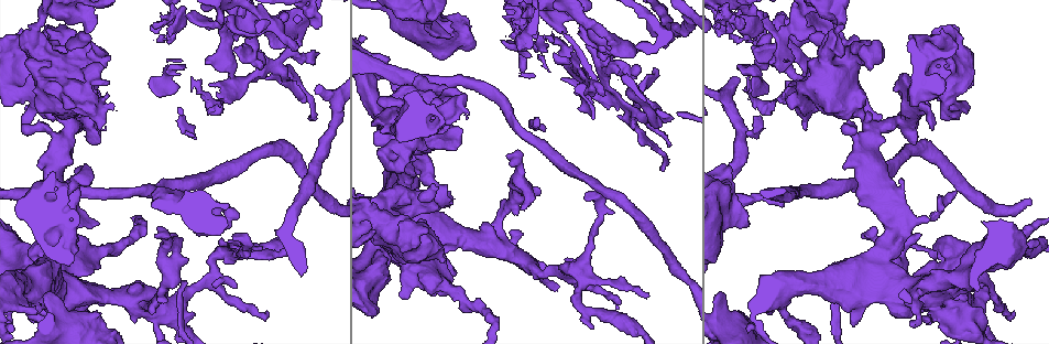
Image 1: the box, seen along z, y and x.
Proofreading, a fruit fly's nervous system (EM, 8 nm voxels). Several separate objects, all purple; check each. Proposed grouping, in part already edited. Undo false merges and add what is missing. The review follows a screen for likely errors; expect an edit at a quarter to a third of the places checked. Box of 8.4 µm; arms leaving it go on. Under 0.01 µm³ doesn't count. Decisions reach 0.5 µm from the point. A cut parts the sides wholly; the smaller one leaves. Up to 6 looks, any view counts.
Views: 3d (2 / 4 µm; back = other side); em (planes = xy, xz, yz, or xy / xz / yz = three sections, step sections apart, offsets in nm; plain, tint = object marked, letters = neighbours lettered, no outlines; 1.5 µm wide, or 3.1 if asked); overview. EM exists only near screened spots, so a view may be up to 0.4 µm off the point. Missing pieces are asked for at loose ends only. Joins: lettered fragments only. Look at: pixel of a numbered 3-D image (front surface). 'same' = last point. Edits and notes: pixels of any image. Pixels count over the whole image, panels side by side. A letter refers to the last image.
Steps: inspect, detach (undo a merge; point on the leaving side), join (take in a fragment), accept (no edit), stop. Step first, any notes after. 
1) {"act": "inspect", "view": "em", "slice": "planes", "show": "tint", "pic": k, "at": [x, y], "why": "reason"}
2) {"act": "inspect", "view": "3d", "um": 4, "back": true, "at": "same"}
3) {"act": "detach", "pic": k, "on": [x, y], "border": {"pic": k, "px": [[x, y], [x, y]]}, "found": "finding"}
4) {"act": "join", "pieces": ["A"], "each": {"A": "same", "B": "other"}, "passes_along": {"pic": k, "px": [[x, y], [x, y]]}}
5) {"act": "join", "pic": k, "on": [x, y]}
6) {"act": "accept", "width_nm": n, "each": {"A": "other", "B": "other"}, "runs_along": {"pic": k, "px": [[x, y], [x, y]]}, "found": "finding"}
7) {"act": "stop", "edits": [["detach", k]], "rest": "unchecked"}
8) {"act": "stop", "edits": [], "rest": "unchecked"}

{"act": "inspect", "view": "em", "slice": "xz", "step": 8, "show": "tint", "pic": 1, "at": [940, 211], "why": "sharp bend"}

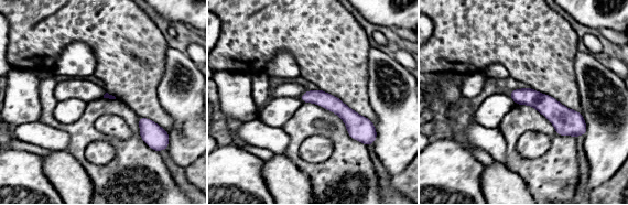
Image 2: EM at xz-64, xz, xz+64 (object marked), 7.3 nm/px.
{"act": "inspect", "view": "em", "slice": "planes", "show": "letters", "at": "same"}

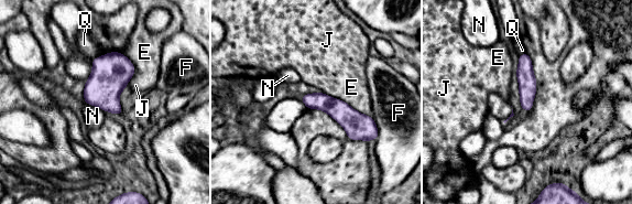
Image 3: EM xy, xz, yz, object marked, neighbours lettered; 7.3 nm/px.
{"act": "accept", "each": {"E": "other", "F": "other", "J": "other", "N": "other", "Q": "other"}, "border": {"pic": 3, "px": [[86, 103], [98, 106], [104, 111]]}, "found": "all the same cell"}

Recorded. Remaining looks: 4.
{"act": "inspect", "view": "em", "slice": "planes", "show": "plain", "pic": 1, "at": [555, 270], "why": "branch point"}

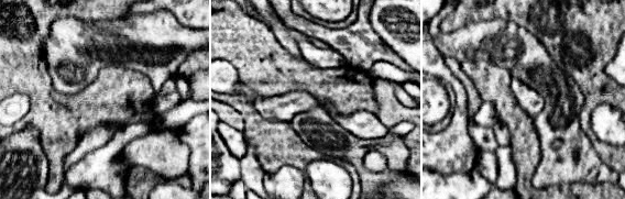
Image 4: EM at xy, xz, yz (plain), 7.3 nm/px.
{"act": "inspect", "view": "em", "slice": "planes", "show": "letters", "at": "same", "why": "see the neighbours"}

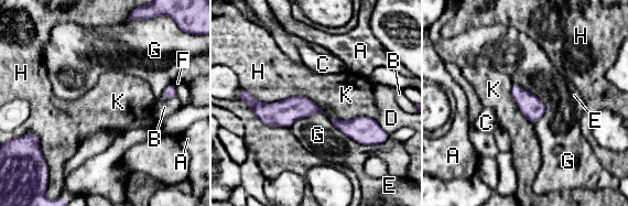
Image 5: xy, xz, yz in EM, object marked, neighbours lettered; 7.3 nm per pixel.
{"act": "accept", "width_nm": 150, "each": {"A": "other", "B": "other", "C": "other", "D": "other", "E": "other", "F": "other", "G": "other", "H": "other", "K": "other"}, "border": {"pic": 5, "px": [[278, 100], [305, 96], [326, 114]]}, "found": "one cell here"}

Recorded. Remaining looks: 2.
{"act": "stop", "edits": [], "rest": "unchecked"}

